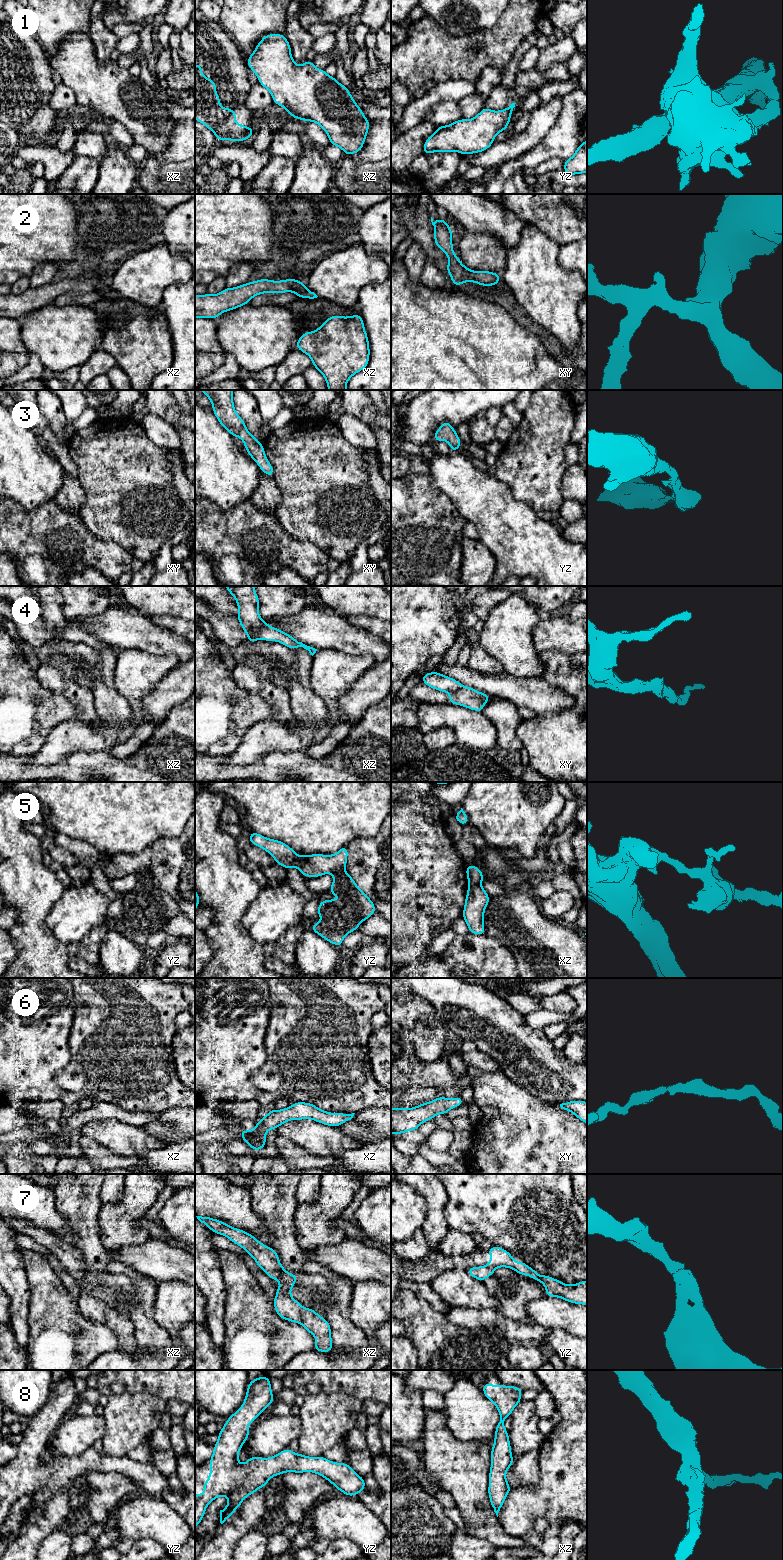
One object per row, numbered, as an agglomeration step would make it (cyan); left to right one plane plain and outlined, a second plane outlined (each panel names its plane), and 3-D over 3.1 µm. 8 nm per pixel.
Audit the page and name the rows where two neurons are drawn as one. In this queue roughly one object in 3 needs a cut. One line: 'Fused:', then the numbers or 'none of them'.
Fused: 4, 5, 7

